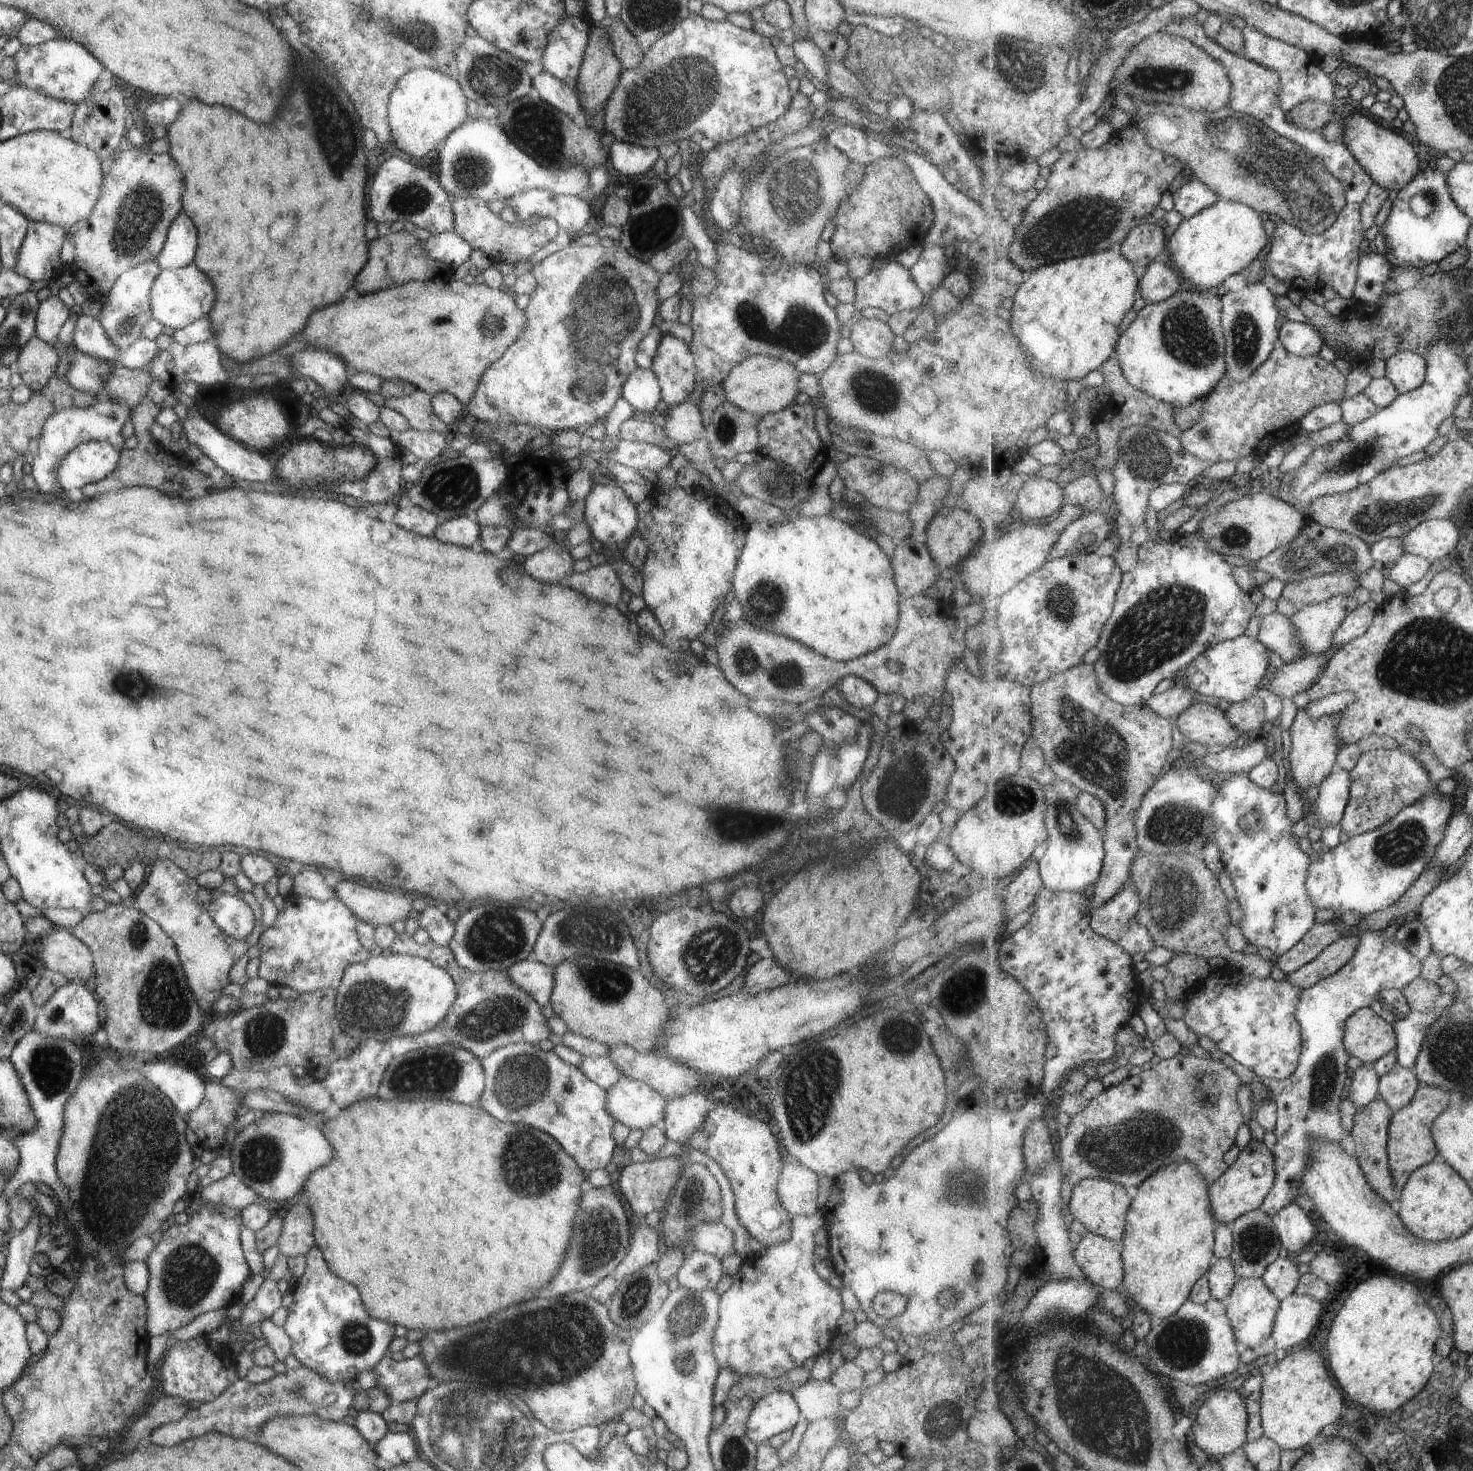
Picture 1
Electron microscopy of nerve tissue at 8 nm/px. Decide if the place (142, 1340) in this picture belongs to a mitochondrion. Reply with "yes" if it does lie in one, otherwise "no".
no

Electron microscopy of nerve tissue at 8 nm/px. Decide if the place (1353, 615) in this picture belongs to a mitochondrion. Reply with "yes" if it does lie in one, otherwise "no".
no

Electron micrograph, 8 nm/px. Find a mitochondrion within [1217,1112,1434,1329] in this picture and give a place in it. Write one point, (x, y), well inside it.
(1256, 1241)

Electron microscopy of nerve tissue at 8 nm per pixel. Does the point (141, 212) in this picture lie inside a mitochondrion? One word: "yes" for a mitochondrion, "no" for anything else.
yes

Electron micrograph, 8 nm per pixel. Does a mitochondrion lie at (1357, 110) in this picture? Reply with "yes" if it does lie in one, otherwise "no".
no

